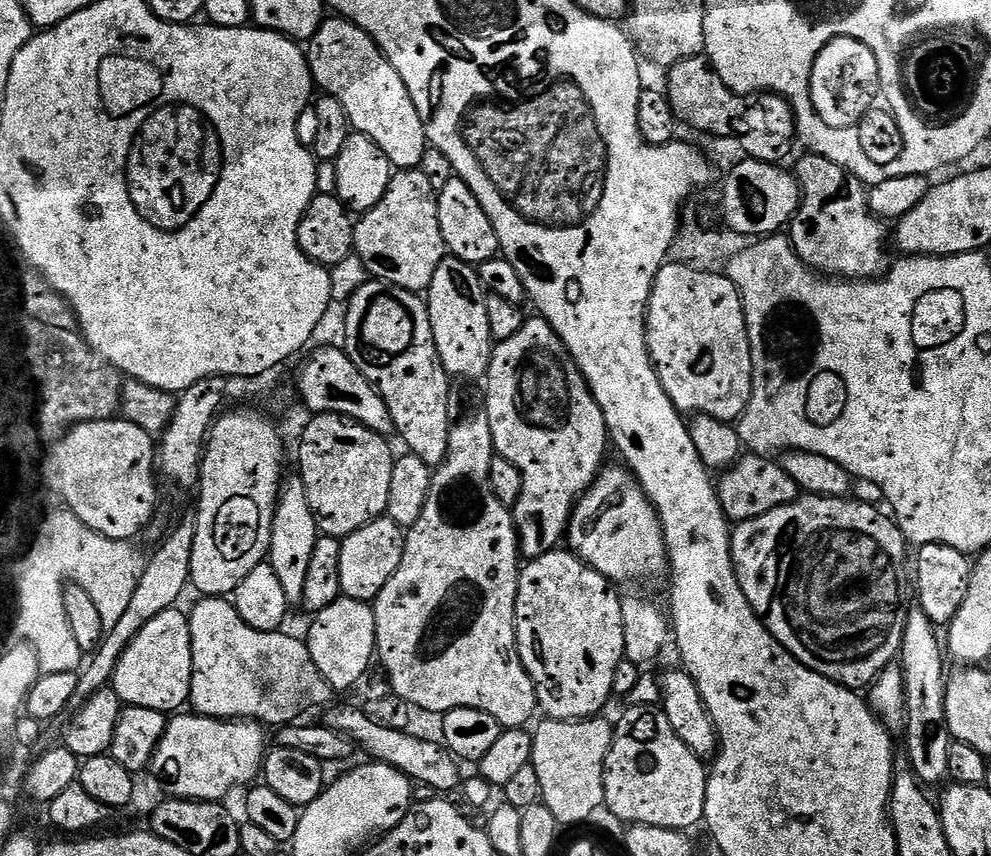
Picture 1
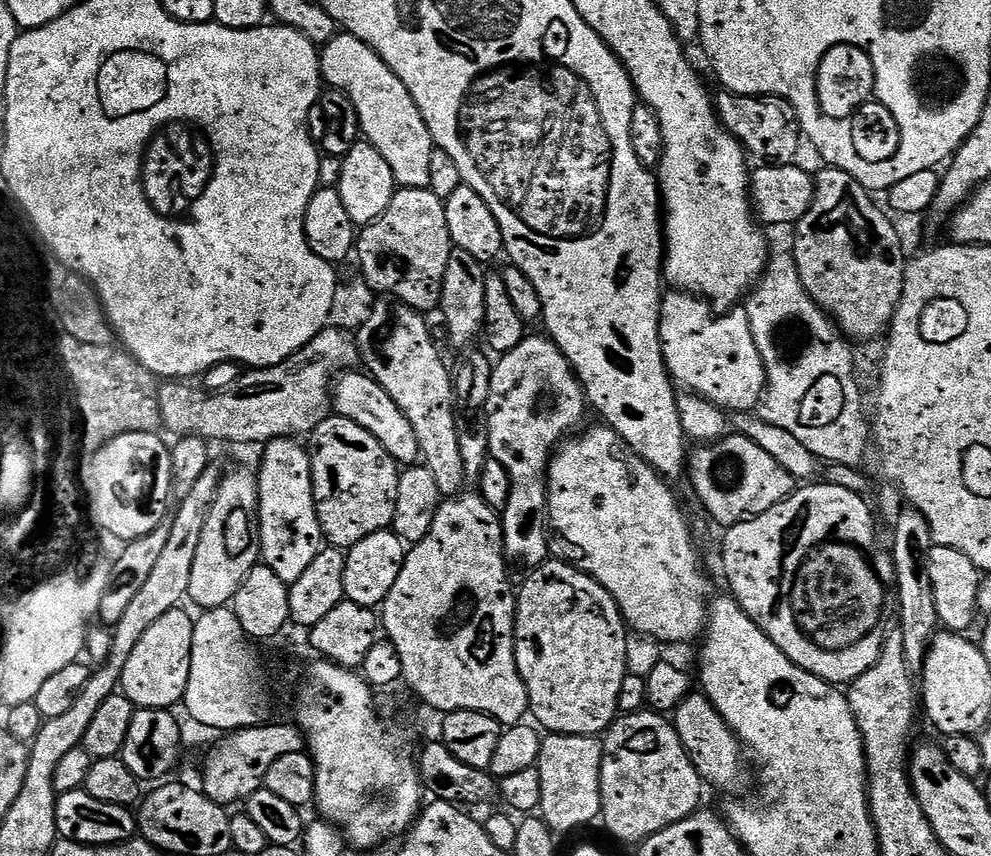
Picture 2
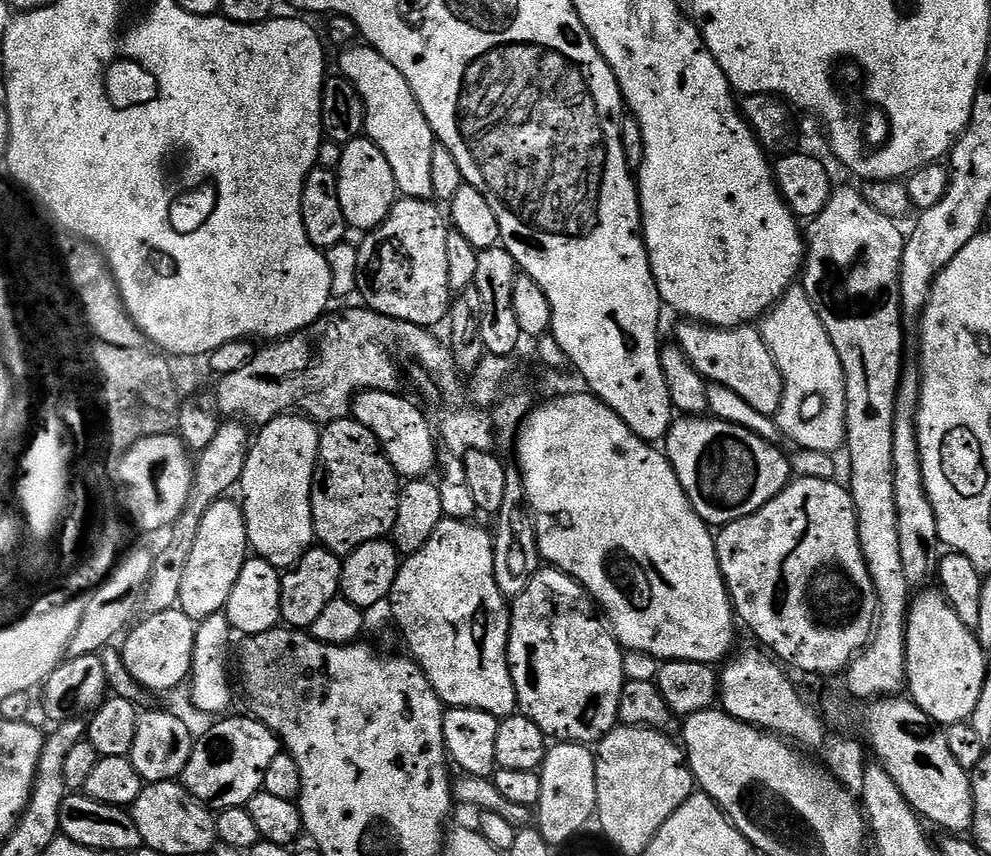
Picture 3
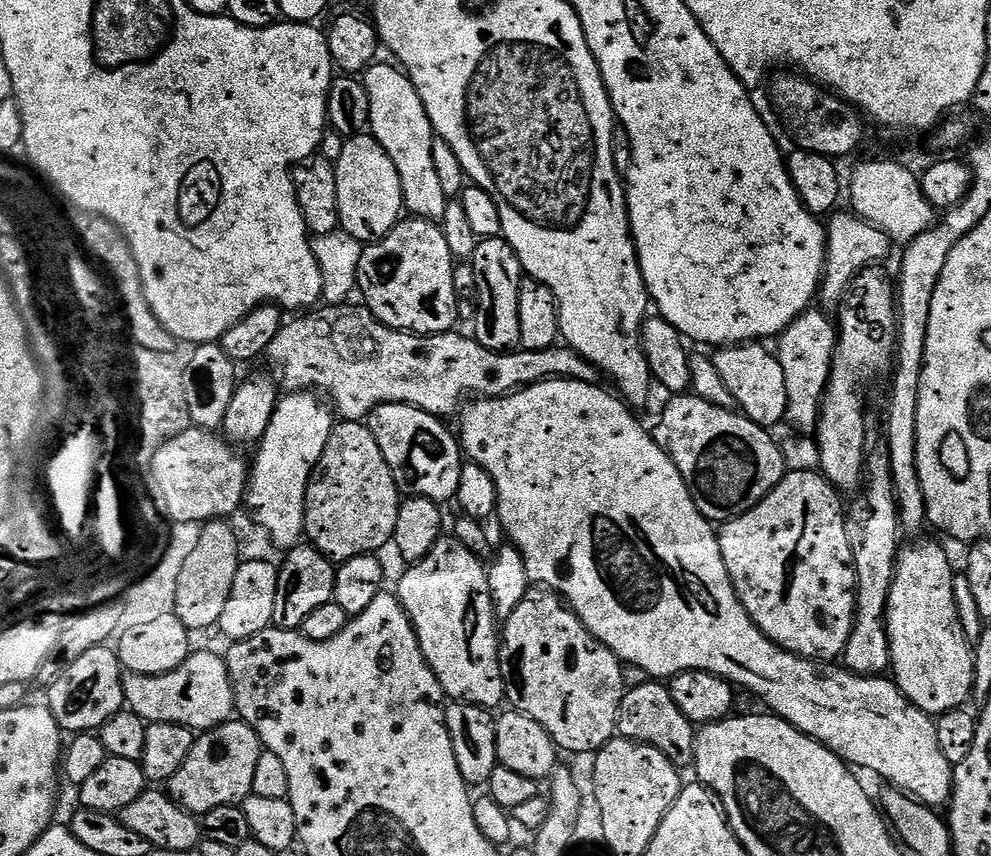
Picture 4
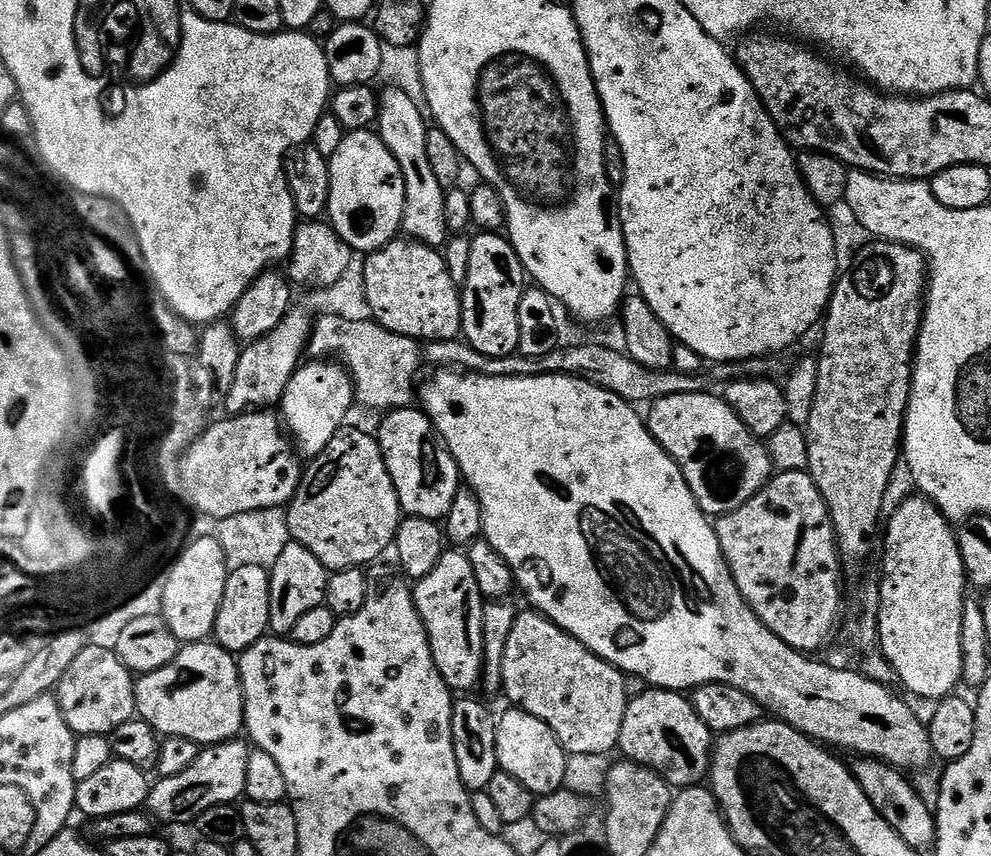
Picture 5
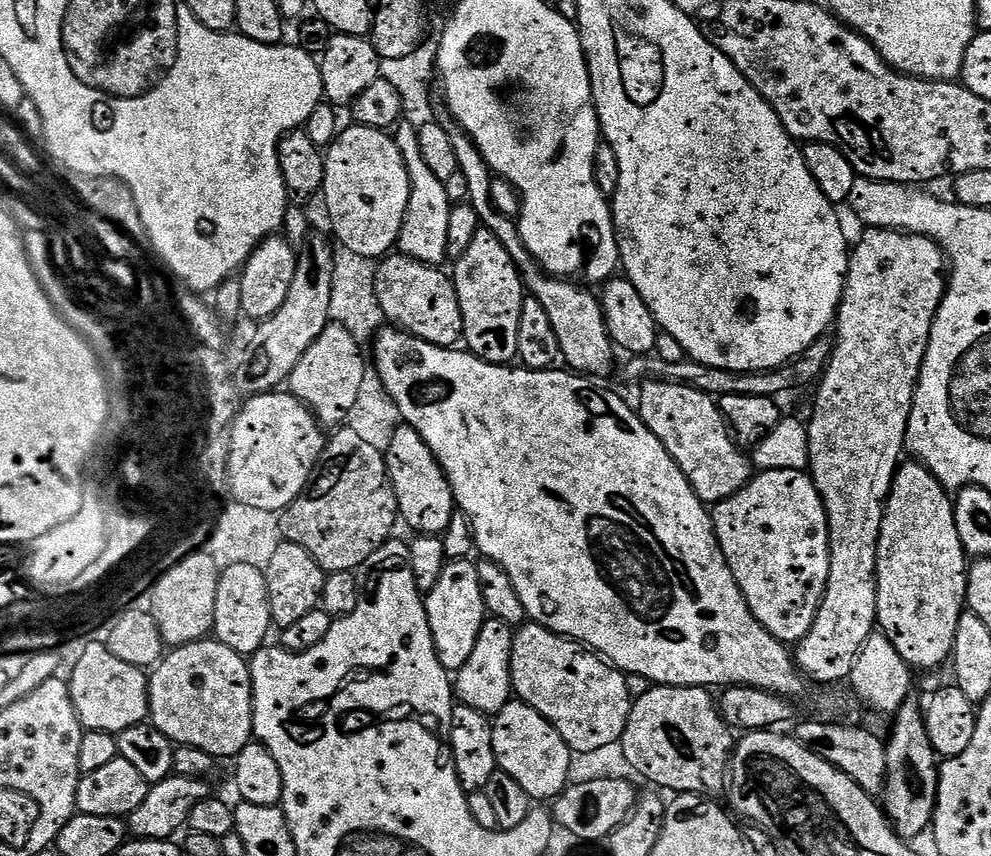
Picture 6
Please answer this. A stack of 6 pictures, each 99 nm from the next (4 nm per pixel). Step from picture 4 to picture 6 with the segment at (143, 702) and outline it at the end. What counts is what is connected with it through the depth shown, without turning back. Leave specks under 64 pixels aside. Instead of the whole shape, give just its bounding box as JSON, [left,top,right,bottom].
[149,638,253,760]

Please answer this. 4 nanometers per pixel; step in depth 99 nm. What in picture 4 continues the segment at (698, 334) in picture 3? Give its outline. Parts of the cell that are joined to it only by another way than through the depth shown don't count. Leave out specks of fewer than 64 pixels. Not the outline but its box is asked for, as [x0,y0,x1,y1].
[712,342,788,430]

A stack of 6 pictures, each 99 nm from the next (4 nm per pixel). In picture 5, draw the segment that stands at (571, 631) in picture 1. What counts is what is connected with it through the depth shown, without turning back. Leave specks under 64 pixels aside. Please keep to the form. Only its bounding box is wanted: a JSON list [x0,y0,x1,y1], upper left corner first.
[502,610,629,754]

